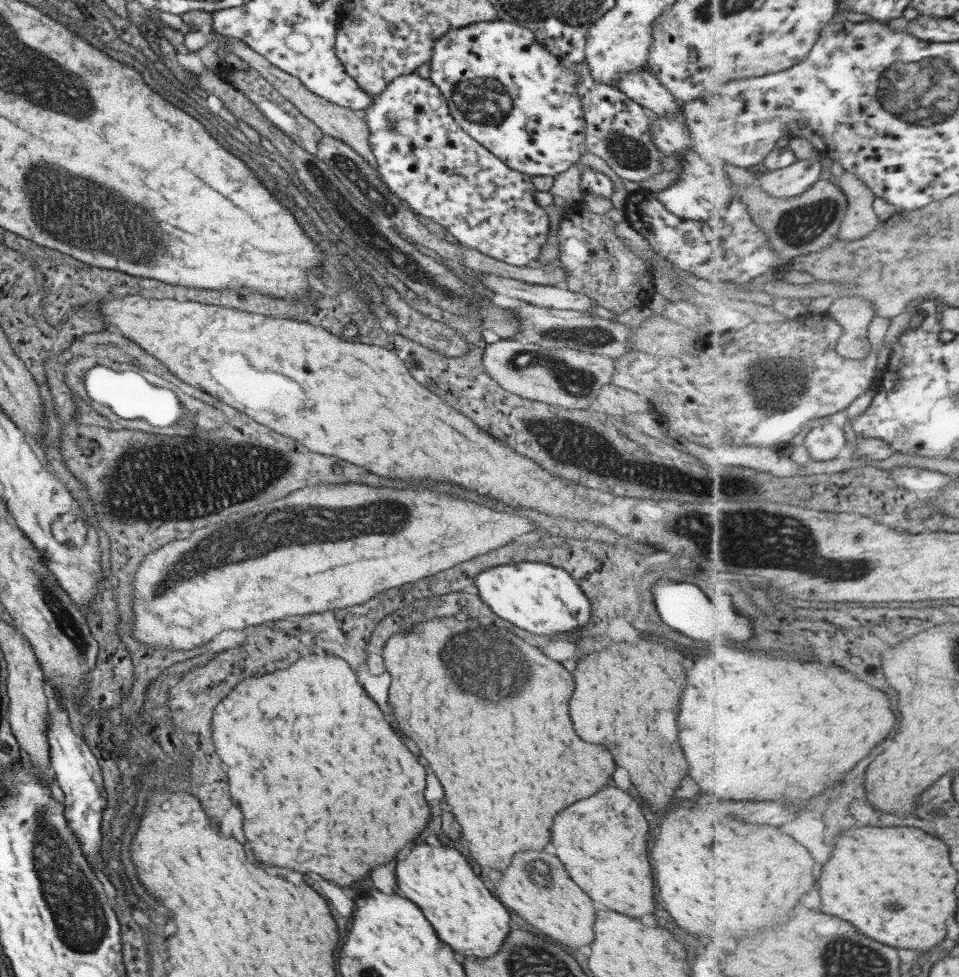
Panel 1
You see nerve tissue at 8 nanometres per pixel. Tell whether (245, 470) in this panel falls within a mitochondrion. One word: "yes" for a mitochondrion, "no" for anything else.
yes

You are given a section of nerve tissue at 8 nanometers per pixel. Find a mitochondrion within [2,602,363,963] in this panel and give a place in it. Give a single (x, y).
(79, 916)

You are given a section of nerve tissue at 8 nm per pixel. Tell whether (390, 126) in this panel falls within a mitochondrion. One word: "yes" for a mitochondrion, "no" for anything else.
yes

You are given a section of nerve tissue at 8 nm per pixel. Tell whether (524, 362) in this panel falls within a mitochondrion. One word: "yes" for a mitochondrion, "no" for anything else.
yes

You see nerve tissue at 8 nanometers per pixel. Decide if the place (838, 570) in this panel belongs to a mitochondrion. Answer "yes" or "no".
yes

